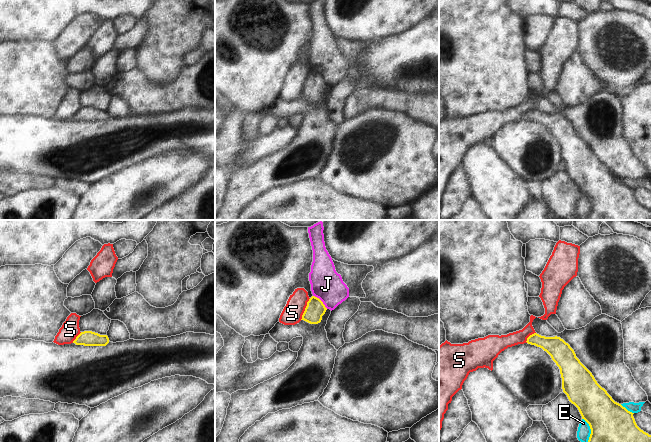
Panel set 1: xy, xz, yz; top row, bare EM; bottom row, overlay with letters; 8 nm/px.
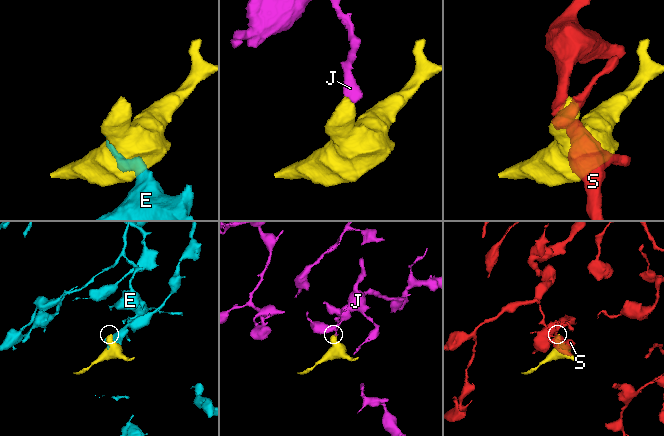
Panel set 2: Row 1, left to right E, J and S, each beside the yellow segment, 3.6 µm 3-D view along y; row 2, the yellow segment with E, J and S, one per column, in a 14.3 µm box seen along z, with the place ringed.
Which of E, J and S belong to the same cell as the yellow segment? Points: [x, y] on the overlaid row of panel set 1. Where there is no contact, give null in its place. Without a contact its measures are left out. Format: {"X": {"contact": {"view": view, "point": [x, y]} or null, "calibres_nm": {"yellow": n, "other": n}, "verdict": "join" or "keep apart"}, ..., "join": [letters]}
{"E": {"contact": {"view": "yz", "point": [626, 409]}, "calibres_nm": {"yellow": 320, "other": 80}, "verdict": "keep apart"}, "J": {"contact": {"view": "xz", "point": [321, 301]}, "calibres_nm": {"yellow": 160, "other": 260}, "verdict": "keep apart"}, "S": {"contact": {"view": "xz", "point": [305, 309]}, "calibres_nm": {"yellow": 160, "other": 160}, "verdict": "keep apart"}, "join": []}

